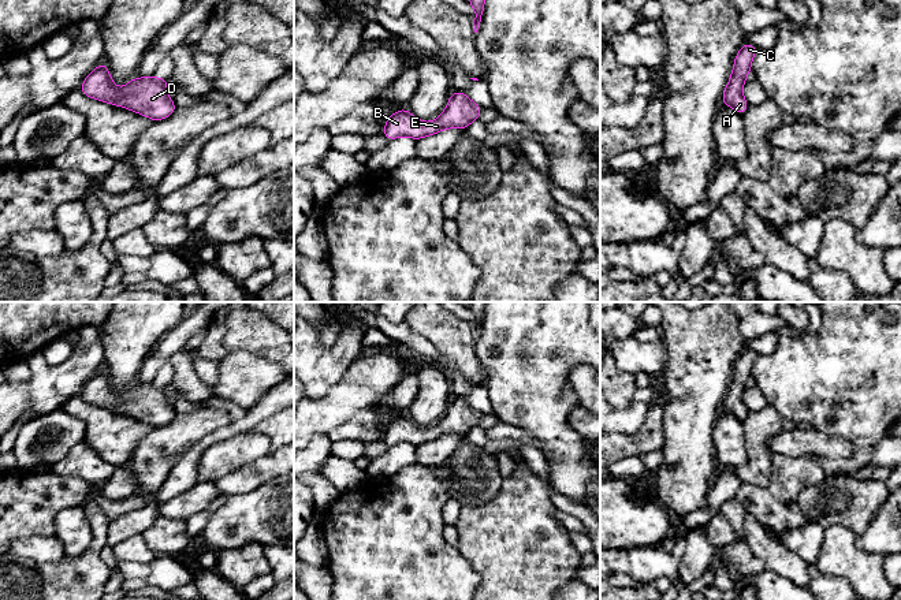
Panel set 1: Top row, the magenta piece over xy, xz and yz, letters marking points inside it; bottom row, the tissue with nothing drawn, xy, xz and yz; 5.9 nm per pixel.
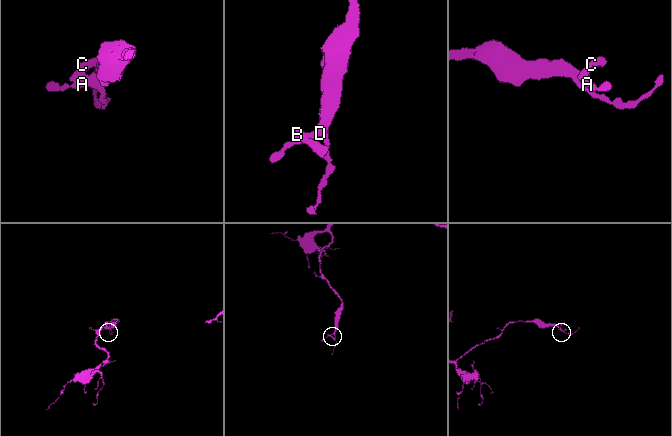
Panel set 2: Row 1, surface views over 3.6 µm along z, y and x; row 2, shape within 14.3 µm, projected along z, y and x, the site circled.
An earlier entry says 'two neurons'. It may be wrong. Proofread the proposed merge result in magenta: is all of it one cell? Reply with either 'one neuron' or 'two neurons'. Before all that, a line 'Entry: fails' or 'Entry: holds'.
Entry: fails
one neuron

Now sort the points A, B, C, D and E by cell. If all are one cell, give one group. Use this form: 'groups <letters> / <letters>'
groups A B C D E

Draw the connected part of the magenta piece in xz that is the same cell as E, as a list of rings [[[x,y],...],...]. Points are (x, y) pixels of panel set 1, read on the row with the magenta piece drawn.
[[[453,92],[446,109],[432,122],[421,122],[406,108],[394,112],[387,120],[383,135],[391,141],[399,137],[421,139],[435,135],[447,128],[465,130],[470,123],[480,119],[483,108],[473,103],[463,92]]]

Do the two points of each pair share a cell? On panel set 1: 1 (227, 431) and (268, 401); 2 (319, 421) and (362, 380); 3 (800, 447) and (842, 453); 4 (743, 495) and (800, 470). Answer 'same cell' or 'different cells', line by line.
1: same cell
2: same cell
3: same cell
4: same cell

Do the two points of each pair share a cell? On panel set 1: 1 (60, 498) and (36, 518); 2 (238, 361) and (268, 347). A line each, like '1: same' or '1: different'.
1: same
2: different

